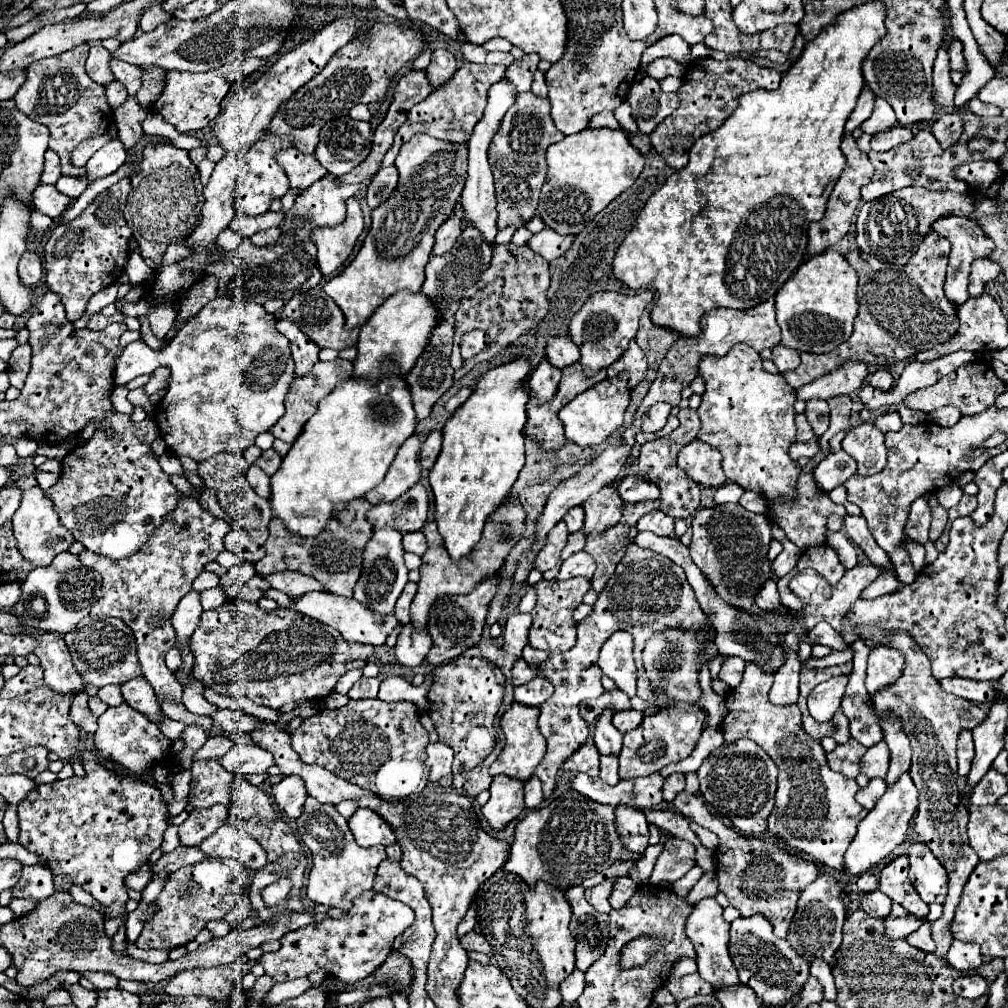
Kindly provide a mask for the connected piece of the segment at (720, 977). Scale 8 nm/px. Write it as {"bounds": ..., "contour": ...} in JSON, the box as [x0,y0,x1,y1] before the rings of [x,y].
{"bounds":[686,898,738,988],"contour":[[[714,898],[700,900],[694,906],[694,910],[692,910],[692,914],[688,916],[688,922],[686,922],[686,934],[692,940],[696,954],[698,954],[698,958],[696,958],[698,974],[704,980],[708,980],[714,988],[738,984],[738,974],[736,974],[736,968],[734,968],[732,958],[728,954],[728,932],[730,932],[730,924],[724,922],[722,906]]]}

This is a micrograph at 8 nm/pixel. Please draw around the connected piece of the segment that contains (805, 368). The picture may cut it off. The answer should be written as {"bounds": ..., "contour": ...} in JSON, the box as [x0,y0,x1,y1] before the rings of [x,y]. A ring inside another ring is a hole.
{"bounds":[784,232,958,388],"contour":[[[930,232],[918,252],[906,264],[886,264],[862,250],[850,252],[846,256],[848,264],[858,274],[858,316],[854,320],[852,336],[842,342],[836,350],[828,354],[802,354],[798,368],[784,374],[792,388],[800,388],[824,374],[834,372],[840,364],[848,360],[874,362],[876,366],[896,366],[900,362],[910,362],[918,352],[930,350],[938,344],[948,342],[958,326],[958,308],[948,302],[944,294],[944,274],[948,264],[950,246],[946,238]]]}

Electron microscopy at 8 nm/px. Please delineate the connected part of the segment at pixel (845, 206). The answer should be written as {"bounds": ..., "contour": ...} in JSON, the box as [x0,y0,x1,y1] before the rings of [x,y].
{"bounds":[804,134,874,258],"contour":[[[852,134],[844,136],[844,140],[842,140],[842,152],[846,156],[846,168],[842,170],[842,174],[840,174],[840,178],[838,178],[838,182],[836,182],[830,198],[828,198],[828,206],[826,206],[826,212],[824,212],[822,220],[812,222],[810,228],[808,228],[808,248],[806,248],[806,256],[804,258],[810,258],[810,256],[826,252],[842,236],[846,236],[846,232],[850,230],[850,222],[852,222],[854,210],[856,210],[856,206],[860,202],[860,188],[866,186],[872,180],[874,168],[872,168],[868,156],[864,152],[860,152],[860,148],[856,146],[856,140],[854,140]]]}

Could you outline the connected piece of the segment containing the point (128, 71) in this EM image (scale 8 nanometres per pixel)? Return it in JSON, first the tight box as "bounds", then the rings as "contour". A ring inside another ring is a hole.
{"bounds":[110,56,142,96],"contour":[[[114,56],[110,58],[110,68],[114,72],[114,78],[126,86],[130,96],[134,96],[140,90],[140,86],[142,86],[142,68],[134,66],[134,64],[126,64],[124,60],[114,58]]]}

